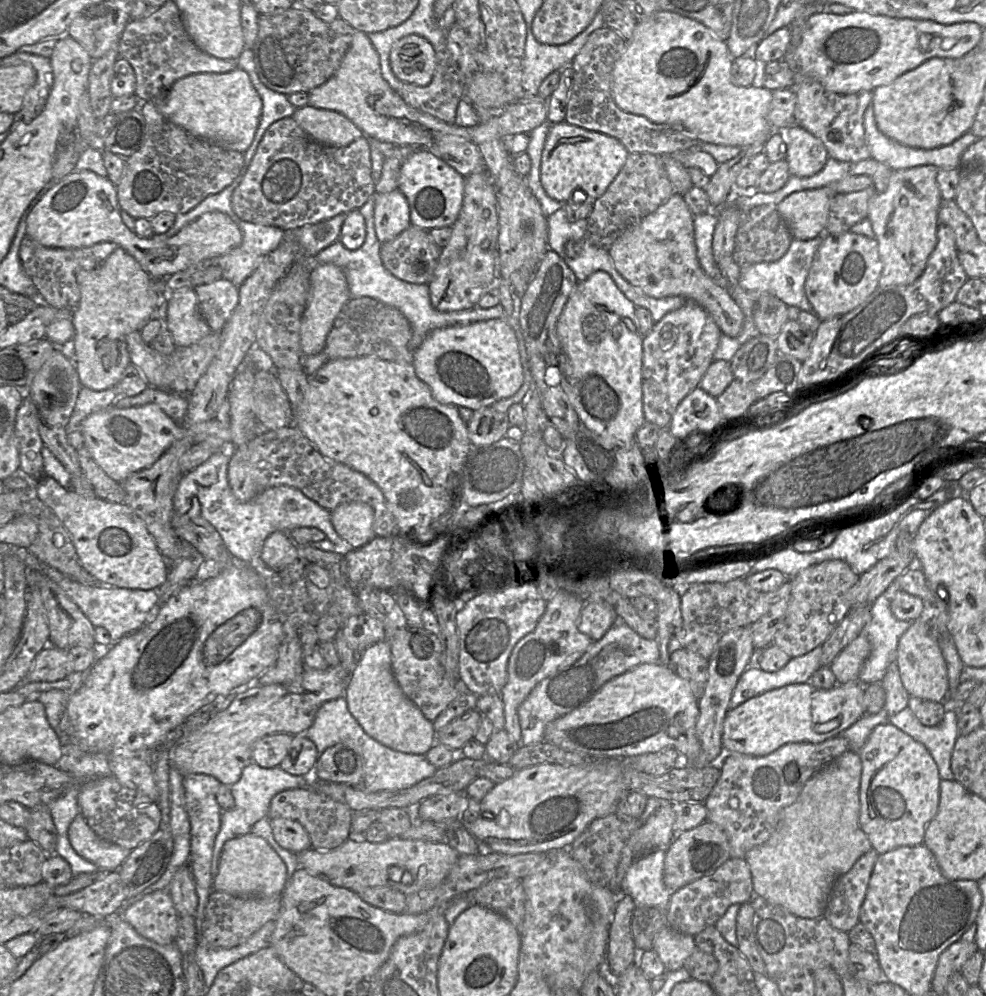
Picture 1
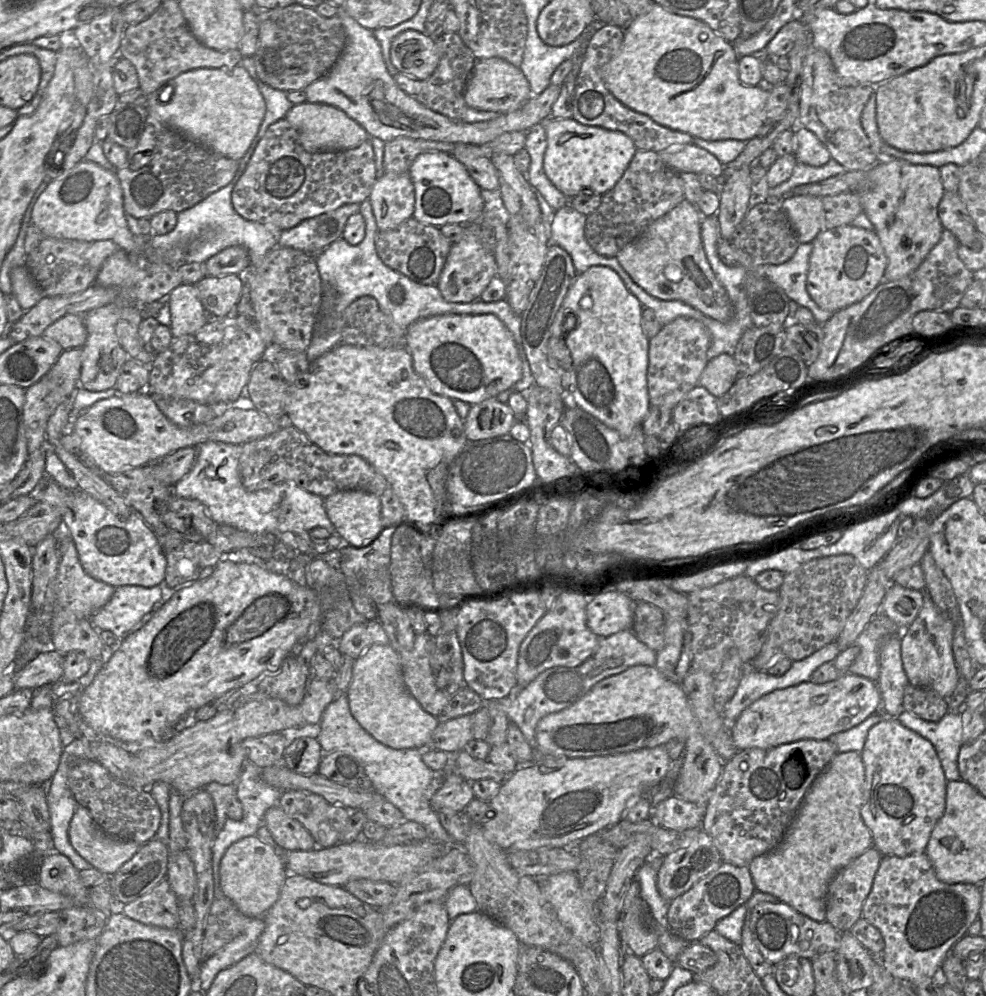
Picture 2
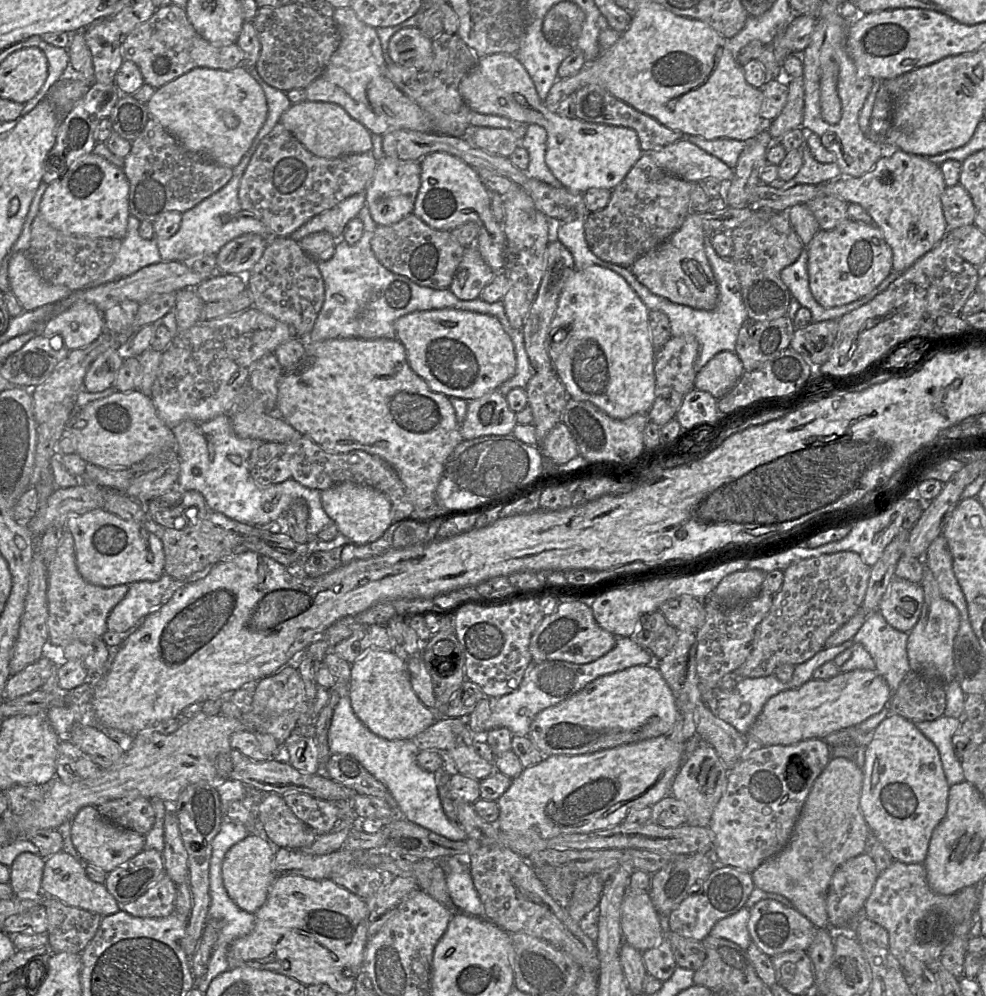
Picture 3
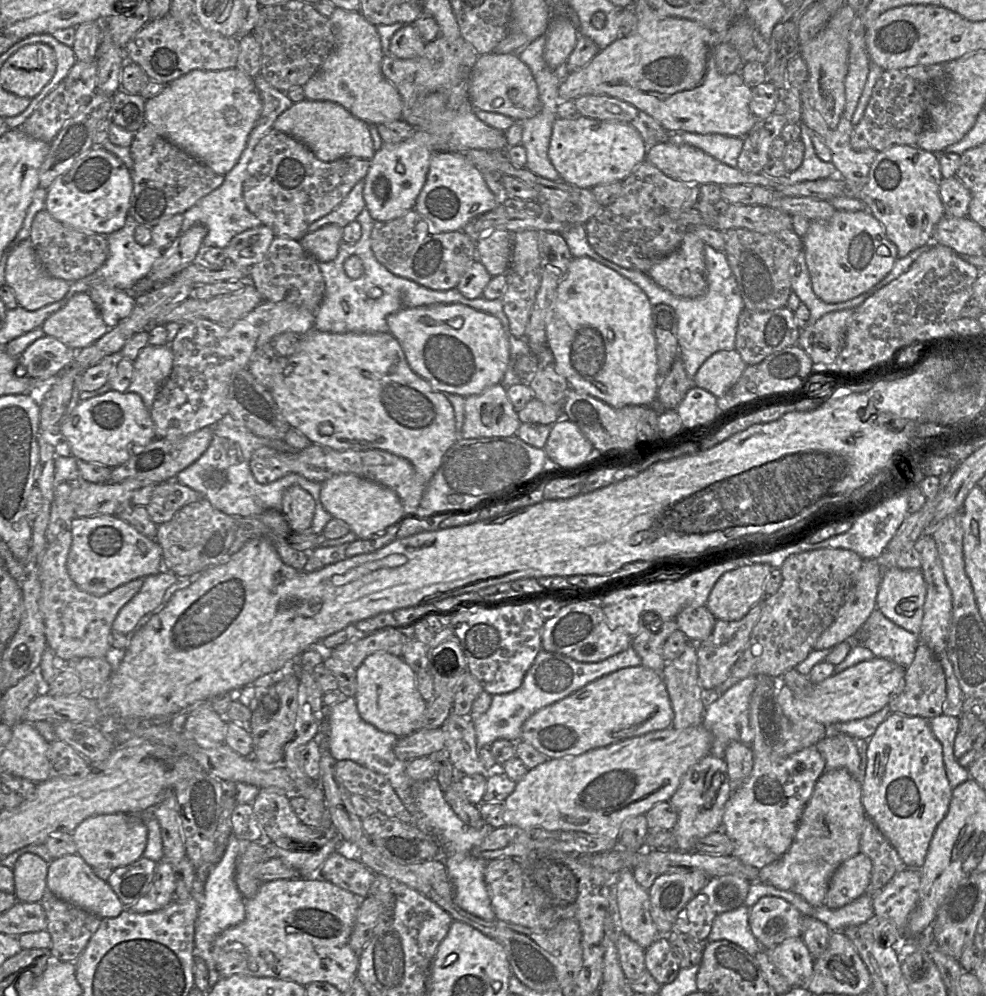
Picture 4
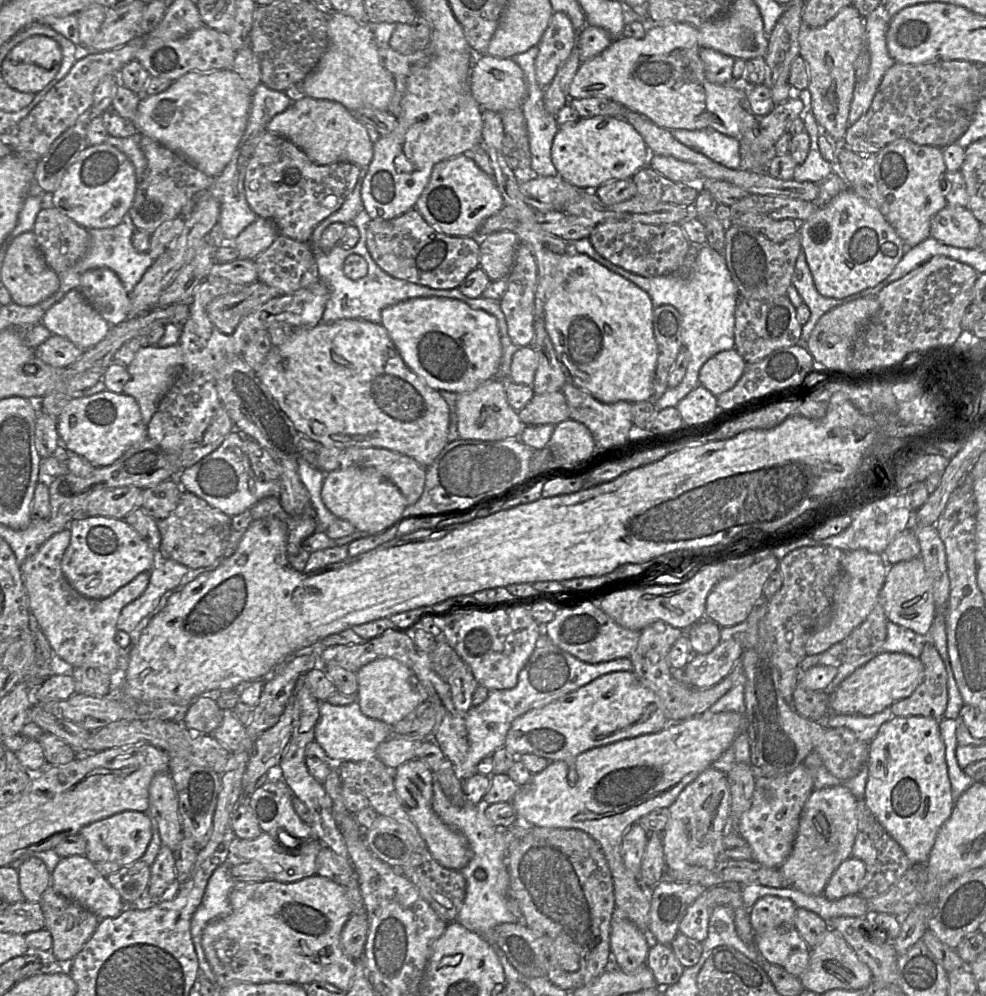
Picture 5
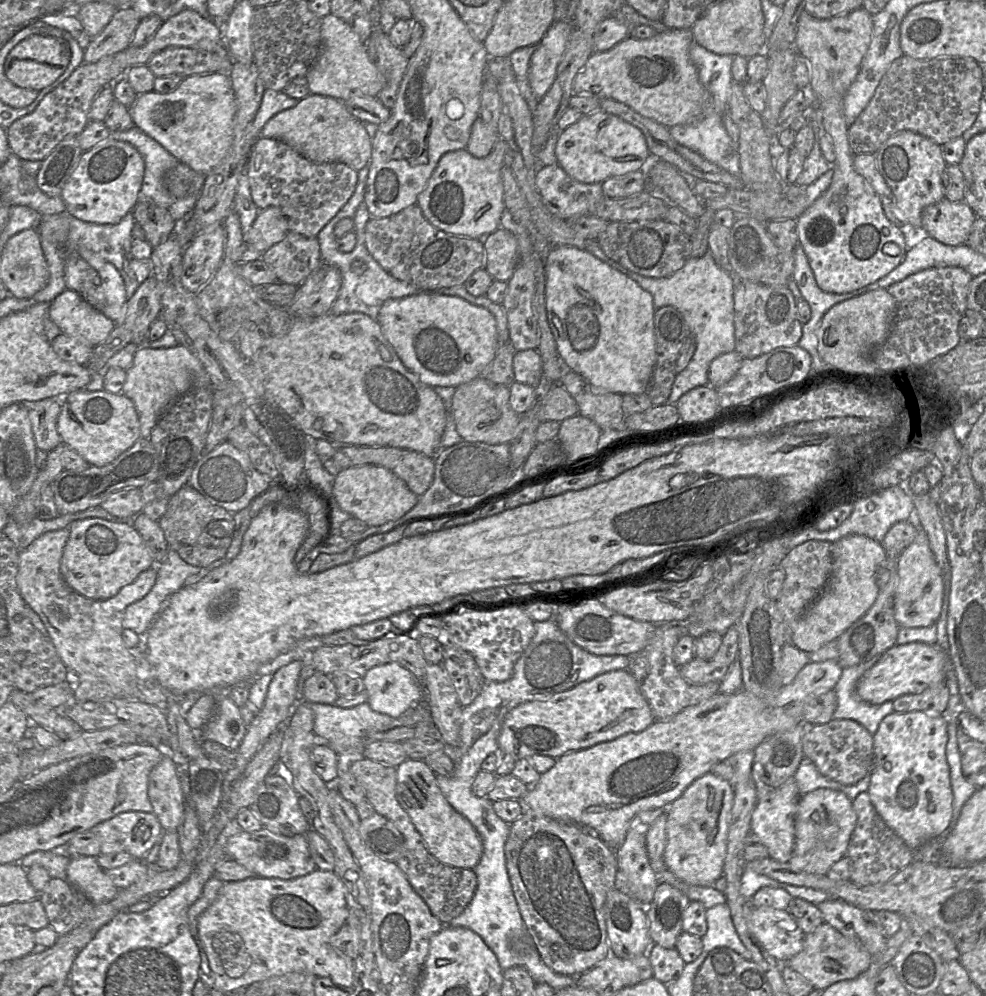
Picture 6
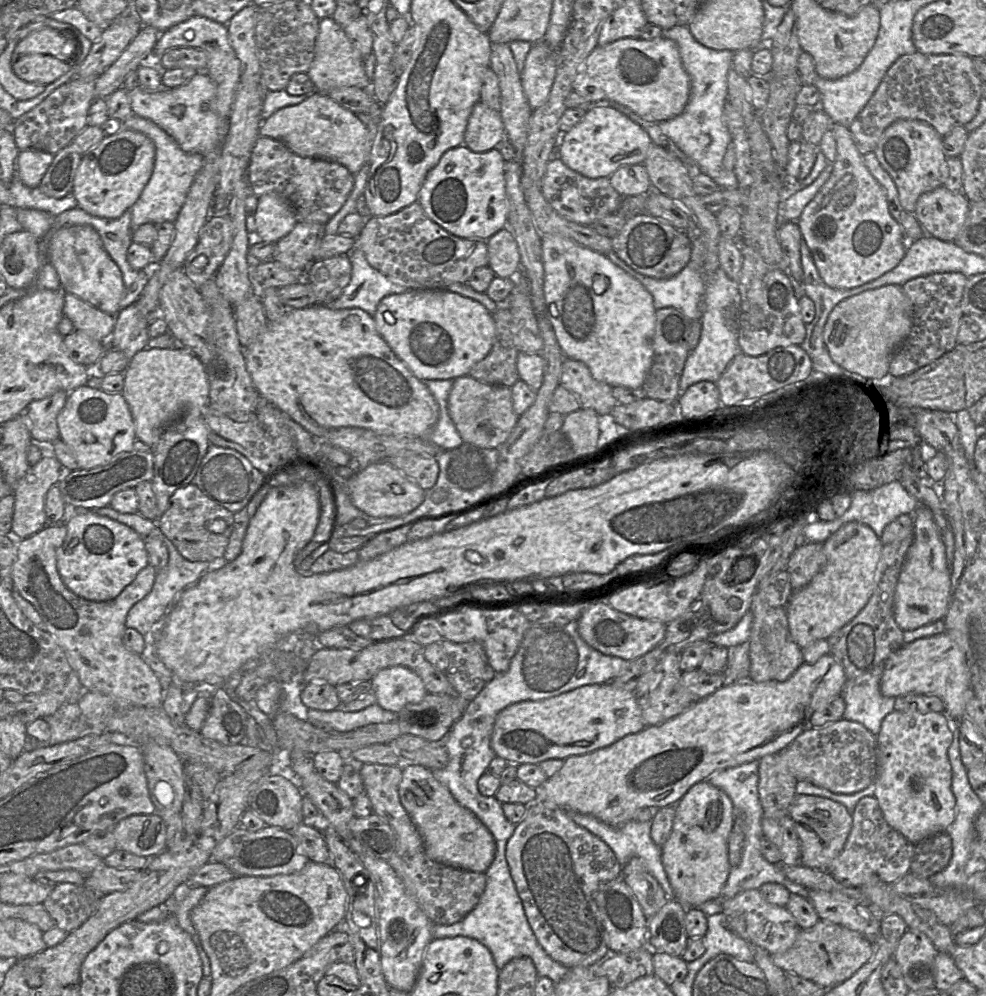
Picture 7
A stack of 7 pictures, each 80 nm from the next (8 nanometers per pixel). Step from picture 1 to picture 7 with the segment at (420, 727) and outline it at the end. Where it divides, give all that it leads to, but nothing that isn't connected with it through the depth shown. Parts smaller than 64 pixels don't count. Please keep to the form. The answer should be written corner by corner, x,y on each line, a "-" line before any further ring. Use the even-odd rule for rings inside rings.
394,666
380,670
372,679
376,703
399,713
408,704
418,704
427,695
421,678
409,668

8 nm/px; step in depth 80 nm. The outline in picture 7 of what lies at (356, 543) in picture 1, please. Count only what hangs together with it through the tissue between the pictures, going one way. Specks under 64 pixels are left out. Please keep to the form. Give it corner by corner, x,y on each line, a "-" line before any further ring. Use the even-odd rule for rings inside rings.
387,461
370,463
364,468
357,468
348,479
348,489
352,504
373,518
405,515
415,510
425,497
425,491
422,488

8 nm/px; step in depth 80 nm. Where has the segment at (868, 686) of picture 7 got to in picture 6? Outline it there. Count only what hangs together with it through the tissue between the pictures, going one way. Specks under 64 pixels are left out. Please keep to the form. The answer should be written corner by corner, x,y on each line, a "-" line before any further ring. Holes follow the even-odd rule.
881,655
859,665
845,667
833,689
837,695
838,705
833,719
851,719
863,725
872,735
876,733
880,722
894,712
893,701
871,704
861,700
856,694
859,679
871,669

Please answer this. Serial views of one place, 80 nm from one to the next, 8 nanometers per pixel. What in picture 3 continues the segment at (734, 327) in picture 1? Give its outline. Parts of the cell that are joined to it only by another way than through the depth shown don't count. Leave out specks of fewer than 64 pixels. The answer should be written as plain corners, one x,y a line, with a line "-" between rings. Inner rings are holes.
691,212
677,231
658,247
639,257
630,270
637,280
653,294
694,309
711,311
717,305
719,292
704,249
706,236
698,217

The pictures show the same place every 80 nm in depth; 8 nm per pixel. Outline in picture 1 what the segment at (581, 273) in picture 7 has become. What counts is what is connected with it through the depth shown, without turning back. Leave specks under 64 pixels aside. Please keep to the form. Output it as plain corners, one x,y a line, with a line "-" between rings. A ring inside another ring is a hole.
596,271
592,273
586,280
578,281
558,318
556,326
557,335
560,339
563,350
568,355
570,360
570,365
566,365
565,378
562,380
562,386
569,398
570,403
574,407
580,422
592,432
621,447
631,446
634,442
636,442
636,432
645,423
642,392
644,337
639,332
639,323
635,316
635,308
636,306
619,290
612,277
607,272

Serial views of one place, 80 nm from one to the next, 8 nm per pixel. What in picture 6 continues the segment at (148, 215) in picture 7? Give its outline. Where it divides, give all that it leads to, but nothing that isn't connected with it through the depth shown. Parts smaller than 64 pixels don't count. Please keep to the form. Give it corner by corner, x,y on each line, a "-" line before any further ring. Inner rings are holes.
136,126
127,131
110,132
109,138
131,144
137,149
144,160
145,171
142,186
138,194
138,201
152,201
156,205
166,208
175,221
182,219
188,212
194,209
199,194
187,194
184,198
177,199
166,188
164,180
165,173
175,168
181,162
156,140
145,134

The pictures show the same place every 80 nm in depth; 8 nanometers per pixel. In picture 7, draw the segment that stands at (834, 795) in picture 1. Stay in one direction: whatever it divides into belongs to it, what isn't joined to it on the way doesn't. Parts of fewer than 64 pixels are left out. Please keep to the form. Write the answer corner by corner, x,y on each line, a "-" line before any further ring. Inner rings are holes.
796,795
790,816
800,842
801,865
826,870
842,851
853,825
852,813
841,803
816,795

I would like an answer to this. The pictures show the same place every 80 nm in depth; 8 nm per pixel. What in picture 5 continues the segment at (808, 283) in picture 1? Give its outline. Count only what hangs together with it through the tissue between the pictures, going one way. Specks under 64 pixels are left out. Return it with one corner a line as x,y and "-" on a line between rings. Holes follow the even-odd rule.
849,188
839,192
807,220
799,223
801,251
811,271
817,291
824,297
843,299
886,279
899,263
907,248
879,209
869,205

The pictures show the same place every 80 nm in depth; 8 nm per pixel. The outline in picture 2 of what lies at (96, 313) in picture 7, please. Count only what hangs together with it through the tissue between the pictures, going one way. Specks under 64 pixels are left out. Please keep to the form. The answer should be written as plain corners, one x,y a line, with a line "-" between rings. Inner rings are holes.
66,315
48,326
42,335
57,342
64,350
82,348
87,340
83,315

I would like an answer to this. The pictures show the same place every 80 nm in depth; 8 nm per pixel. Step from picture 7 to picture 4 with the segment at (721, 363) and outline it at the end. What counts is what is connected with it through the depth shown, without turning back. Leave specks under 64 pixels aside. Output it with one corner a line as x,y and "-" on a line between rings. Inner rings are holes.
573,224
566,228
561,235
573,257
589,257
616,271
641,288
647,295
652,307
666,304
675,310
679,358
683,361
684,368
691,379
694,378
702,364
715,352
735,349
738,319
745,308
745,304
724,252
717,251
710,245
704,245
708,282
707,292
700,297
684,298
676,296
667,289
660,287
646,273
622,268
599,256
588,243
585,225

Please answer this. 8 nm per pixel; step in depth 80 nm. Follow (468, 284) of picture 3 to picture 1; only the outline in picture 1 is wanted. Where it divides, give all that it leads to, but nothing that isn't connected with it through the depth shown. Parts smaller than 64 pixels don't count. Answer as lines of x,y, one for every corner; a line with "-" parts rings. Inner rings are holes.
487,170
464,177
463,203
451,230
449,242
441,249
438,264
428,283
431,304
441,312
478,306
481,296
495,284
499,235
497,198
-
485,240
490,241
488,249
482,248

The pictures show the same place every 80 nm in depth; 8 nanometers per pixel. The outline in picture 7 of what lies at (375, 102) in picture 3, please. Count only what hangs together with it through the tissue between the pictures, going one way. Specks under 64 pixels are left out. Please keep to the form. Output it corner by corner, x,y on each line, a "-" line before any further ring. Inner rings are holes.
332,17
319,19
319,32
315,42
314,59
307,71
307,75
317,92
328,93
330,90
340,87
358,87
363,90
370,90
370,80
365,73
363,59
344,30

